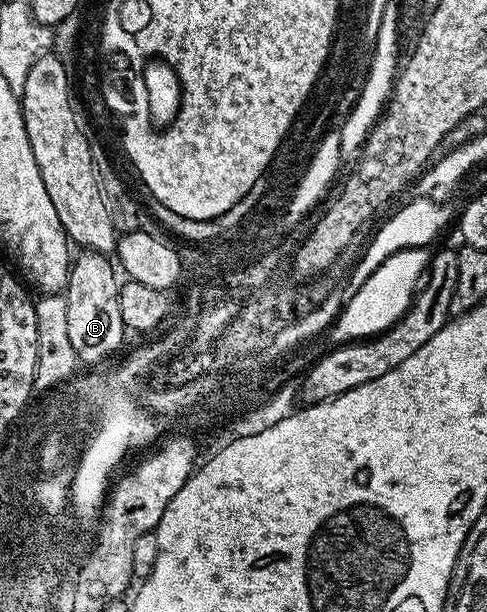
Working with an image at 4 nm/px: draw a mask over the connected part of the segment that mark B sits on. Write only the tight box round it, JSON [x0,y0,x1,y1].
[64,251,128,367]

